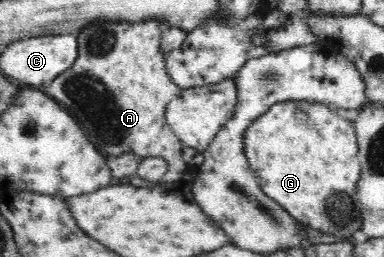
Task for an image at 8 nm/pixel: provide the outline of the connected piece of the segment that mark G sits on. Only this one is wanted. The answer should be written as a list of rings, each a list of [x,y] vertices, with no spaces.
[[[289,101],[286,103],[279,103],[278,105],[270,107],[270,110],[266,114],[262,114],[260,118],[256,118],[244,134],[244,153],[246,153],[246,158],[248,159],[250,168],[258,179],[258,184],[260,188],[264,191],[266,196],[269,196],[272,200],[275,200],[290,216],[294,217],[295,220],[301,222],[303,226],[308,228],[319,230],[324,234],[333,234],[338,236],[338,239],[352,239],[352,234],[356,230],[361,230],[362,226],[362,205],[358,200],[358,195],[356,192],[356,184],[360,180],[360,162],[357,157],[357,152],[359,151],[359,144],[357,143],[357,134],[355,133],[354,121],[346,115],[341,115],[341,113],[336,113],[329,108],[325,103],[308,102],[308,101]]]

